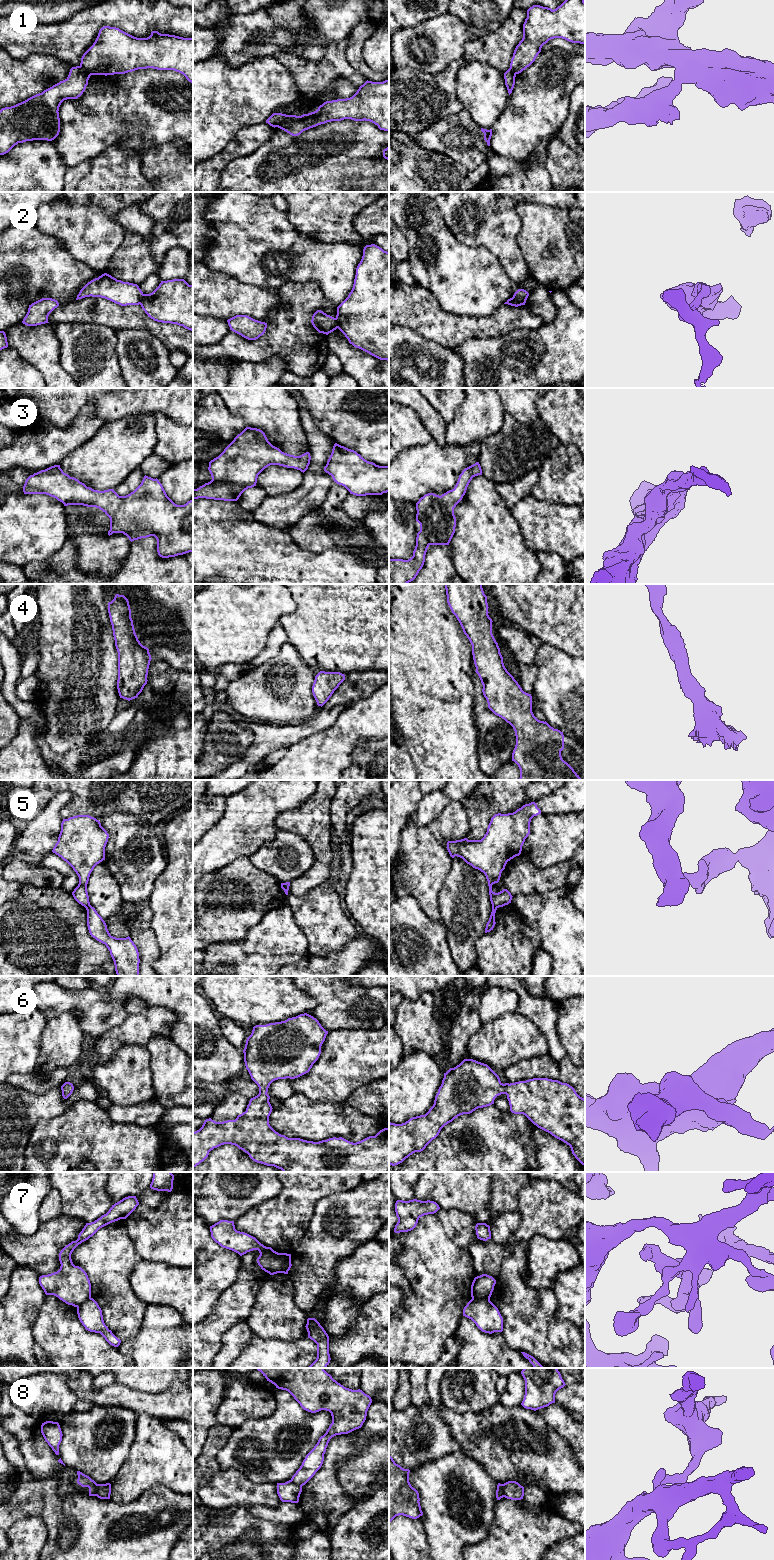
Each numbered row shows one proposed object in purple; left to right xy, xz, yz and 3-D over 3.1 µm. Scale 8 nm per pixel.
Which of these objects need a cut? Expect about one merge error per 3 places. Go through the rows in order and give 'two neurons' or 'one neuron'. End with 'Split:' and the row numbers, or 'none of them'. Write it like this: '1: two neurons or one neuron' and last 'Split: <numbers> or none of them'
1: two neurons
2: two neurons
3: one neuron
4: one neuron
5: two neurons
6: one neuron
7: two neurons
8: two neurons
Split: 1, 2, 5, 7, 8

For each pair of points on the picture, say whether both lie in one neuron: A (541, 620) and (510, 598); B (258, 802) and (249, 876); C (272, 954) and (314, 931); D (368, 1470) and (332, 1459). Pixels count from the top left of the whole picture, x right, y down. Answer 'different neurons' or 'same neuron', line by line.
A: same neuron
B: different neurons
C: different neurons
D: different neurons

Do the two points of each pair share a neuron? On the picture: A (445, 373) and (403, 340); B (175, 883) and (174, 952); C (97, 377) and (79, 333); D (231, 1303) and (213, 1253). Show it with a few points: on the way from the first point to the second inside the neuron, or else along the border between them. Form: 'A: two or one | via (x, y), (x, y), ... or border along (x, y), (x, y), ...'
A: one | via (435, 370), (413, 350)
B: one | via (176, 900), (176, 935)
C: one | via (95, 366), (87, 350), (81, 344)
D: two | border along (239, 1269), (236, 1279), (220, 1296), (213, 1309)

